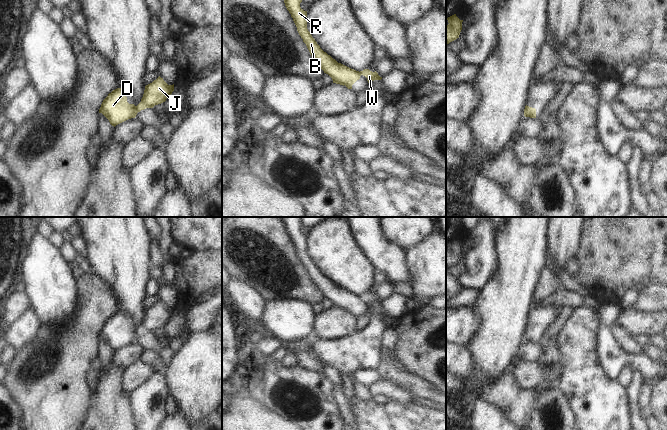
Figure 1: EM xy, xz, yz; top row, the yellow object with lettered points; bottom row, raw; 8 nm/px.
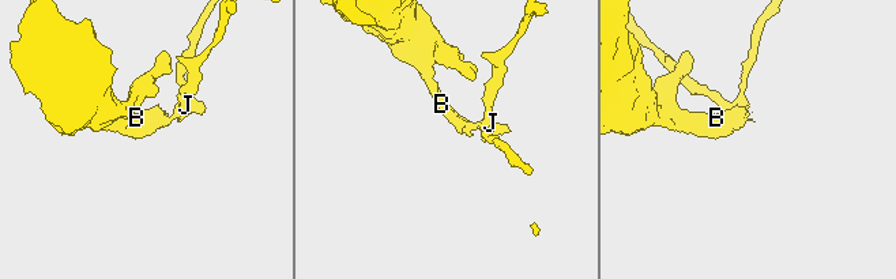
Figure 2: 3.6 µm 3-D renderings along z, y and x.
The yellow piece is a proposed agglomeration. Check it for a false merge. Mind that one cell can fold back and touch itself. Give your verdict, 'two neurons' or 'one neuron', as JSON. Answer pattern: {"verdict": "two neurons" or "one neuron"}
{"verdict": "two neurons"}

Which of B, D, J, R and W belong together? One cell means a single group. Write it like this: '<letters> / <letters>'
B D R / J W

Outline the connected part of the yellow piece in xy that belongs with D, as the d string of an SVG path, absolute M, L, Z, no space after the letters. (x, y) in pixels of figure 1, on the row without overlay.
M117 312L103 324L99 337L102 337L115 351L128 343L135 342L138 335L134 328L127 326L127 321L123 318L121 312Z

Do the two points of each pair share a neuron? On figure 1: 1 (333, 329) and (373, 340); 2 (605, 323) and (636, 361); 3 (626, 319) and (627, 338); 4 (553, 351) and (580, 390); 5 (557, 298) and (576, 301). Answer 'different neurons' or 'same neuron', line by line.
1: different neurons
2: same neuron
3: different neurons
4: different neurons
5: same neuron

